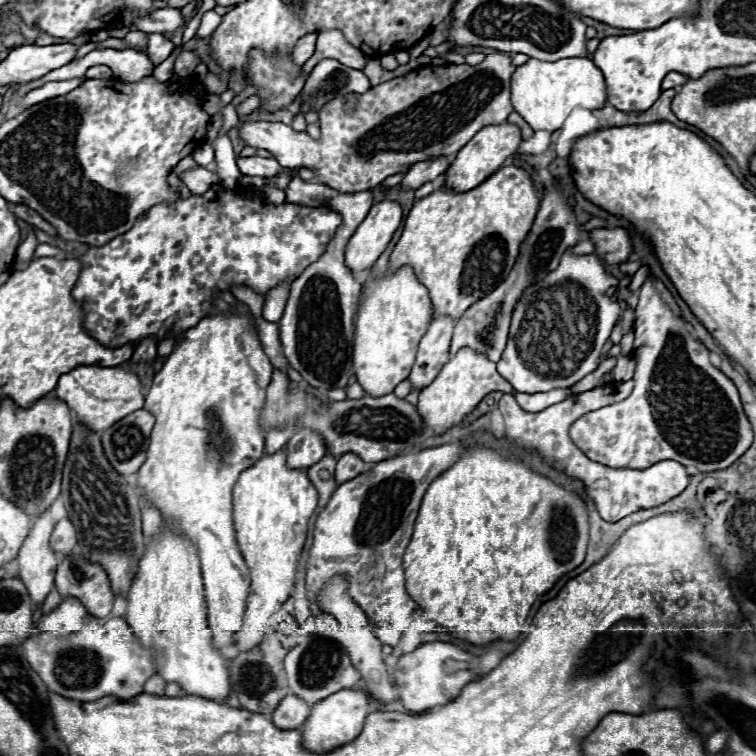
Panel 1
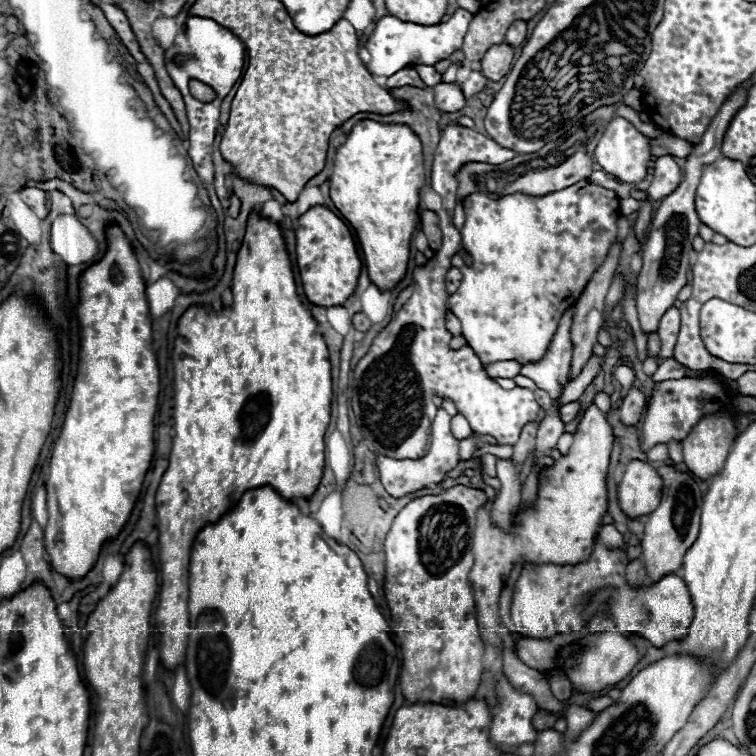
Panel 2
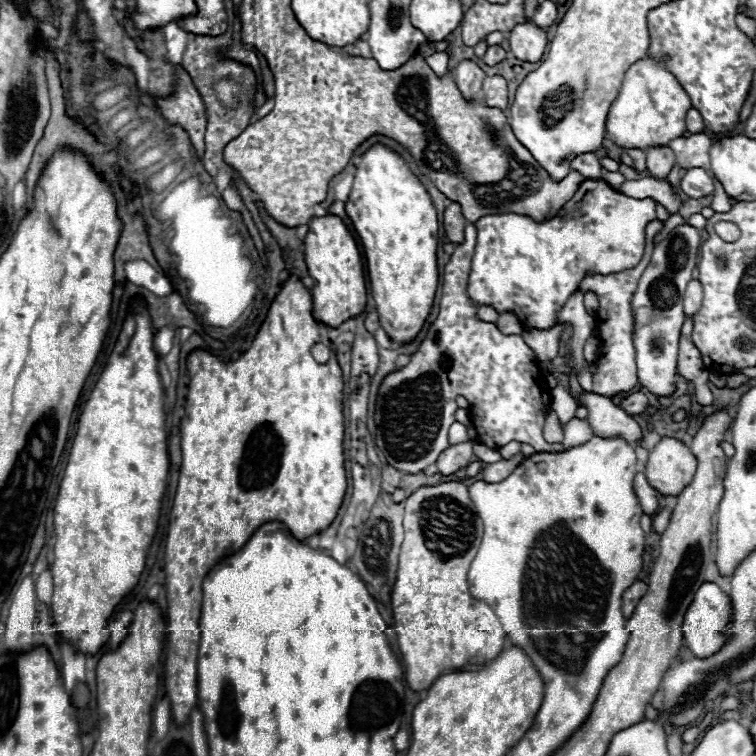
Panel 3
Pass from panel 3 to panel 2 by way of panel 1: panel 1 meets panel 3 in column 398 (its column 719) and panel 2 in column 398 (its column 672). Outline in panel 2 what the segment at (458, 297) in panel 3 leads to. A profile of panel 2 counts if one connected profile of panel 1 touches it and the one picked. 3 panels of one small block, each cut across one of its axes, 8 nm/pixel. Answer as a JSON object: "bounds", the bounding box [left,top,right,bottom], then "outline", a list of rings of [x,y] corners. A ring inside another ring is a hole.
{"bounds":[352,124,540,460],"outline":[[[448,124],[442,132],[440,144],[434,152],[434,166],[432,166],[432,188],[444,200],[442,210],[438,210],[440,230],[442,230],[442,248],[436,252],[436,258],[430,260],[424,268],[414,270],[414,274],[412,274],[414,284],[416,284],[414,294],[402,306],[402,310],[392,318],[392,322],[374,338],[370,350],[354,368],[354,404],[352,404],[354,408],[352,410],[356,414],[356,422],[362,430],[362,436],[368,442],[366,446],[378,454],[384,454],[384,456],[396,458],[396,460],[406,460],[406,458],[412,460],[412,458],[422,458],[428,452],[430,440],[426,440],[426,438],[428,438],[428,430],[432,426],[432,418],[436,416],[436,410],[438,410],[436,404],[432,402],[434,394],[440,398],[450,398],[452,402],[456,402],[458,412],[466,416],[472,430],[476,434],[494,436],[498,440],[498,444],[516,444],[522,428],[528,422],[536,420],[540,414],[540,406],[534,400],[532,390],[526,390],[526,388],[504,390],[496,380],[492,380],[488,376],[482,360],[478,358],[478,354],[472,348],[452,350],[448,346],[448,342],[452,340],[452,334],[446,330],[446,300],[448,300],[446,274],[452,268],[450,258],[454,254],[461,254],[464,259],[471,260],[472,265],[471,256],[462,248],[460,230],[452,224],[452,214],[454,214],[454,206],[456,206],[456,178],[454,178],[454,174],[466,162],[500,164],[500,162],[512,160],[514,156],[516,156],[514,150],[502,148],[494,140],[490,140],[488,136],[478,134],[476,130],[460,126],[460,124]]]}

